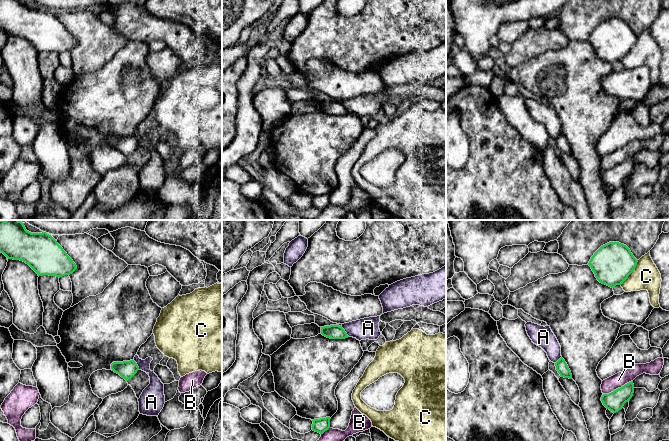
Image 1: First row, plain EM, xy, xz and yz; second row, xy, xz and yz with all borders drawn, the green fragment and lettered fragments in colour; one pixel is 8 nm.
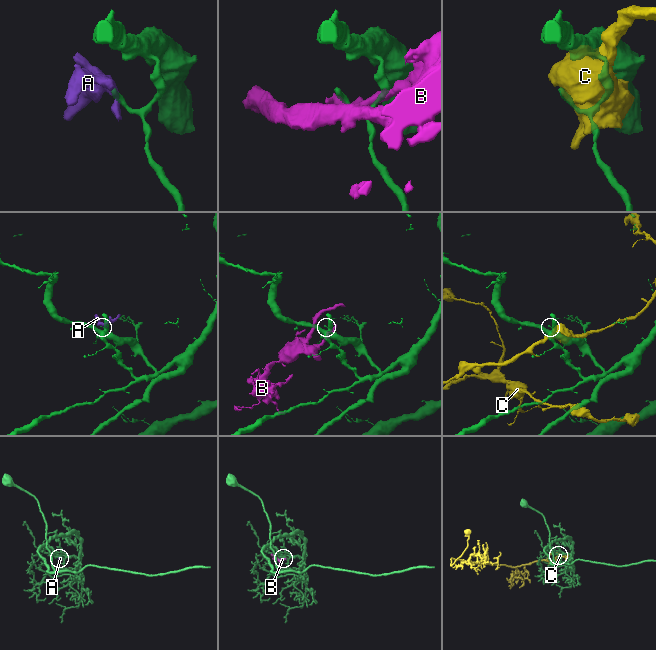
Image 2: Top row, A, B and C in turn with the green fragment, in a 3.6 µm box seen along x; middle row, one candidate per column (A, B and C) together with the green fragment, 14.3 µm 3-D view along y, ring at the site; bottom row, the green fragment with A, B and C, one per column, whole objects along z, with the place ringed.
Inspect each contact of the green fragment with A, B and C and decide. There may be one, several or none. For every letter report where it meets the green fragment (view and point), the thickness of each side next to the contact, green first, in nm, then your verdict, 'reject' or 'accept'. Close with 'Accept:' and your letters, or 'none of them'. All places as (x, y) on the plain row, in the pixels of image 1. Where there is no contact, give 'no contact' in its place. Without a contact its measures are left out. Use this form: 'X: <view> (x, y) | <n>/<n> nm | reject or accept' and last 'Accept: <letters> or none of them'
A: xz (344, 107) | 110/180 nm | reject
B: yz (618, 164) | 160/120 nm | reject
C: yz (632, 47) | 320/220 nm | reject
Accept: none of them

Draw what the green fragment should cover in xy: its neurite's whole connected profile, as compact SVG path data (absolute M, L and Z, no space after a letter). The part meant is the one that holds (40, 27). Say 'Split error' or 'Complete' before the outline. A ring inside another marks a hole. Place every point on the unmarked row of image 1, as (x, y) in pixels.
Complete. M0 0L0 28L8 35L25 38L38 52L60 54L77 45L51 11L46 8L31 9L24 0Z

